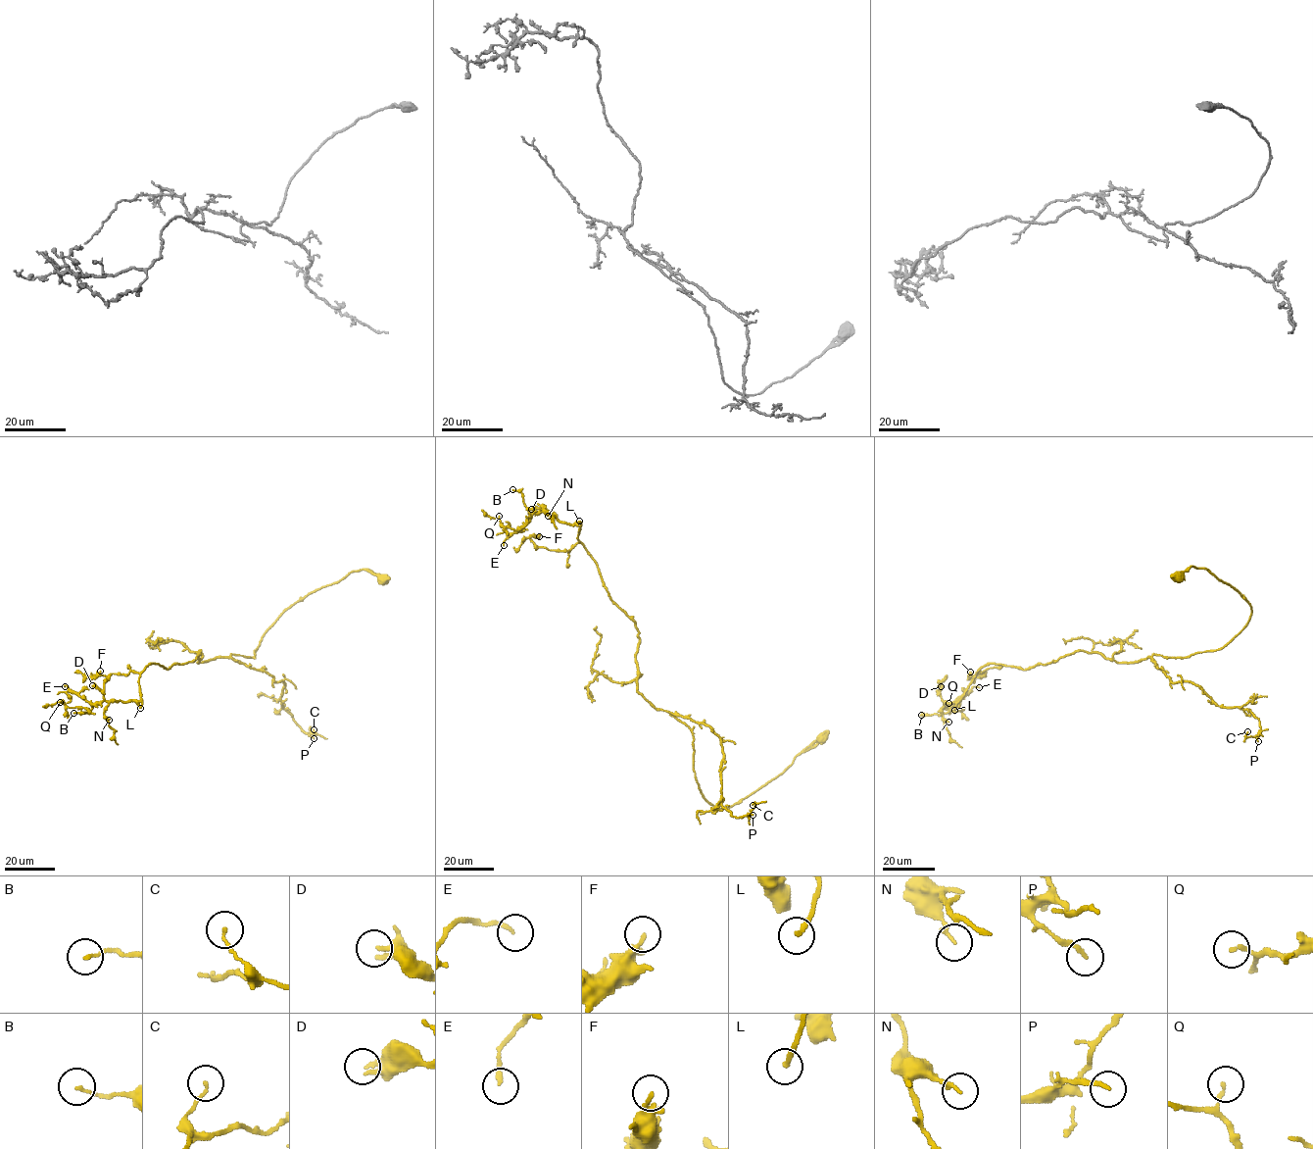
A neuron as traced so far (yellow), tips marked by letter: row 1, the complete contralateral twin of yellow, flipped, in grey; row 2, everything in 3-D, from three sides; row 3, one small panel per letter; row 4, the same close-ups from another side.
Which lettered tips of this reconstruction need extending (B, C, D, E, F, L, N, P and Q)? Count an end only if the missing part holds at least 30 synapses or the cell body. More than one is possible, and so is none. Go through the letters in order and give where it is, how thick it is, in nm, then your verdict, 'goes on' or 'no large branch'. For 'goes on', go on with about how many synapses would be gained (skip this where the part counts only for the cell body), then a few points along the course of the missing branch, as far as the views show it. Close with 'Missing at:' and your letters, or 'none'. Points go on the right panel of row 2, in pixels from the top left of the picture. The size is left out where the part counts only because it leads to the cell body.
B: (921, 715) | 130 nm | no large branch
C: (1247, 731) | 110 nm | no large branch
D: (941, 686) | 220 nm | no large branch
E: (979, 687) | 160 nm | no large branch
F: (970, 672) | 300 nm | no large branch
L: (954, 710) | 200 nm | goes on | 50 syn | (954, 710), (947, 724), (939, 727), (943, 733), (948, 733)
N: (948, 722) | 170 nm | no large branch
P: (1258, 741) | 180 nm | no large branch
Q: (948, 703) | 140 nm | no large branch
Missing at: L

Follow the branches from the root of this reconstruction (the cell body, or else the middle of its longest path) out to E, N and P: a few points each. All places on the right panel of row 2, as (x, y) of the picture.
E: (1180, 578), (1207, 569), (1250, 605), (1247, 624), (1184, 658), (987, 664), (944, 702), (979, 687)
N: (1180, 578), (1207, 569), (1250, 605), (1247, 624), (1184, 658), (987, 664), (944, 704), (948, 722)
P: (1180, 578), (1207, 569), (1250, 605), (1250, 619), (1218, 649), (1152, 658), (1172, 682), (1248, 710), (1258, 741)

